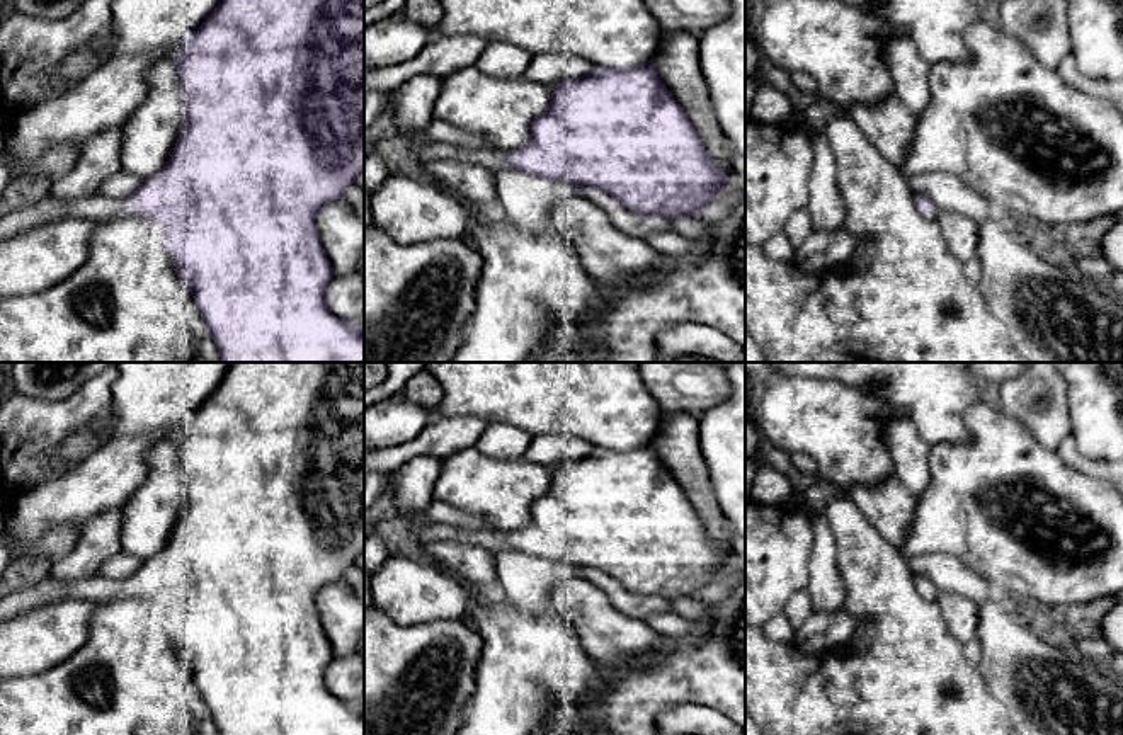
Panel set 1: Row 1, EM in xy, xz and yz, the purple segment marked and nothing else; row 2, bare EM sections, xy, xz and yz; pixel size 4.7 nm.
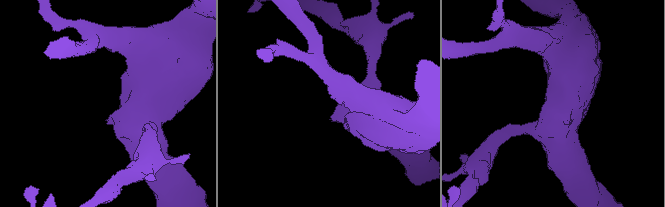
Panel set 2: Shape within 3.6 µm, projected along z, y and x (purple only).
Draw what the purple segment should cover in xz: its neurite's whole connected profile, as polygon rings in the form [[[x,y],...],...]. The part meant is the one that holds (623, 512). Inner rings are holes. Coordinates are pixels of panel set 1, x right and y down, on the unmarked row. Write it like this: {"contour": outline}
{"contour": [[[653,441],[631,451],[594,446],[589,454],[560,463],[546,492],[533,502],[529,524],[512,534],[425,522],[419,536],[425,544],[459,539],[490,551],[510,548],[541,560],[597,568],[638,595],[667,601],[694,597],[730,568],[728,555],[710,538],[684,488],[662,464]]]}

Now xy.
{"contour": [[[231,362],[221,383],[194,412],[191,420],[177,429],[177,453],[185,473],[185,505],[170,541],[128,580],[92,577],[63,582],[53,577],[0,599],[0,623],[15,619],[32,609],[60,599],[105,602],[119,597],[151,597],[165,616],[165,630],[179,657],[208,706],[208,716],[219,735],[364,735],[364,708],[337,699],[325,684],[325,670],[335,653],[322,626],[315,599],[322,587],[342,580],[344,572],[356,565],[364,551],[364,362]]]}

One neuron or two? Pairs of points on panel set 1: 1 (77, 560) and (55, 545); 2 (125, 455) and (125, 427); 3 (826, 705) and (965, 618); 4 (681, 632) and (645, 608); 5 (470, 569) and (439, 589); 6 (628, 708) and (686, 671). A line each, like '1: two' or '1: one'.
1: two
2: two
3: two
4: two
5: two
6: one

